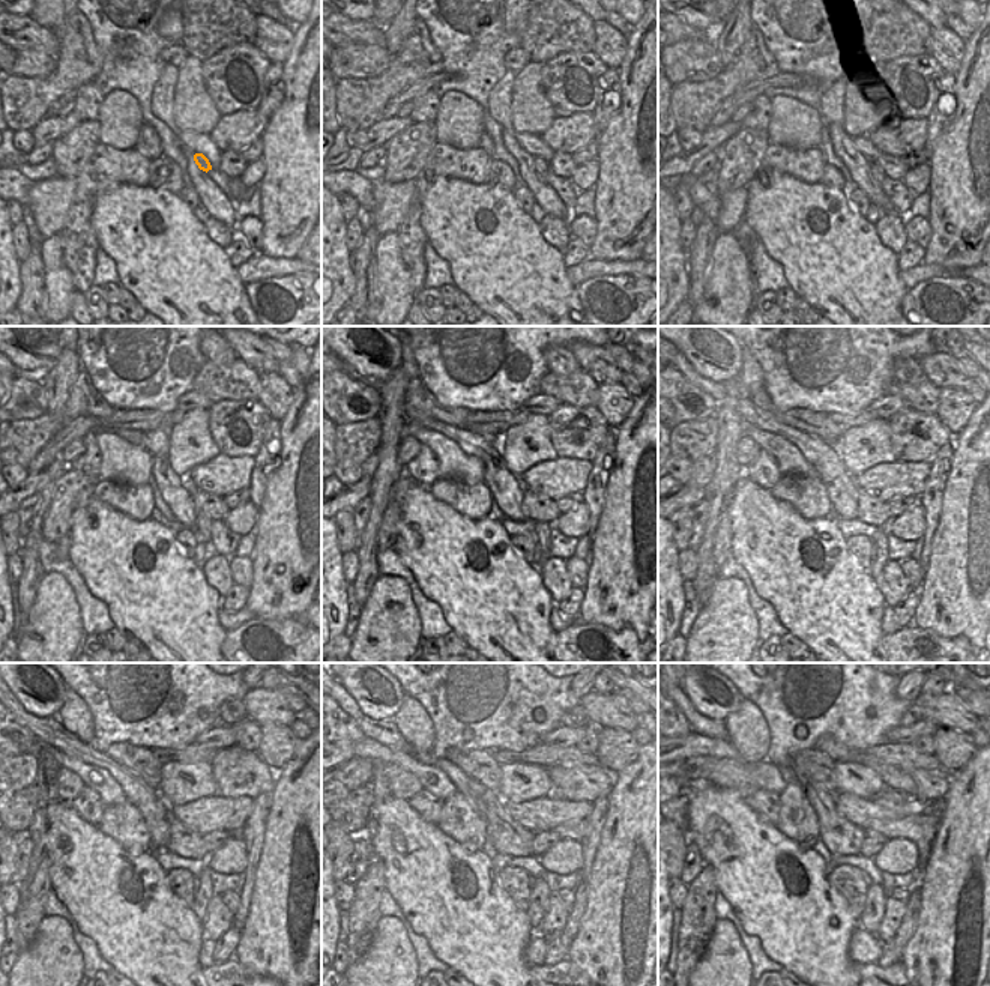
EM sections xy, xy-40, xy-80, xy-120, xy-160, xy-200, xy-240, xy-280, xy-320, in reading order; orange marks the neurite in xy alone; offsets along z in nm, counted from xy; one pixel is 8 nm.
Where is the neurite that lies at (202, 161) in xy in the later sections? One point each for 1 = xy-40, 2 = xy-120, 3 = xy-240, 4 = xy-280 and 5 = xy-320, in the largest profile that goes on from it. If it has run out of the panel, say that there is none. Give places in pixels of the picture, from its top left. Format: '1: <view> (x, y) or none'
1: xy-40 (541, 167)
2: xy-120 (203, 522)
3: xy-240 (203, 893)
4: xy-280 (540, 893)
5: xy-320 (875, 905)

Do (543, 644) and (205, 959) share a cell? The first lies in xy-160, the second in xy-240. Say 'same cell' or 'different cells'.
different cells

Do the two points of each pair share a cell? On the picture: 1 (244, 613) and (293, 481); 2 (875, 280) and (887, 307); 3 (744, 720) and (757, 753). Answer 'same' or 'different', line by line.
1: different
2: same
3: same

